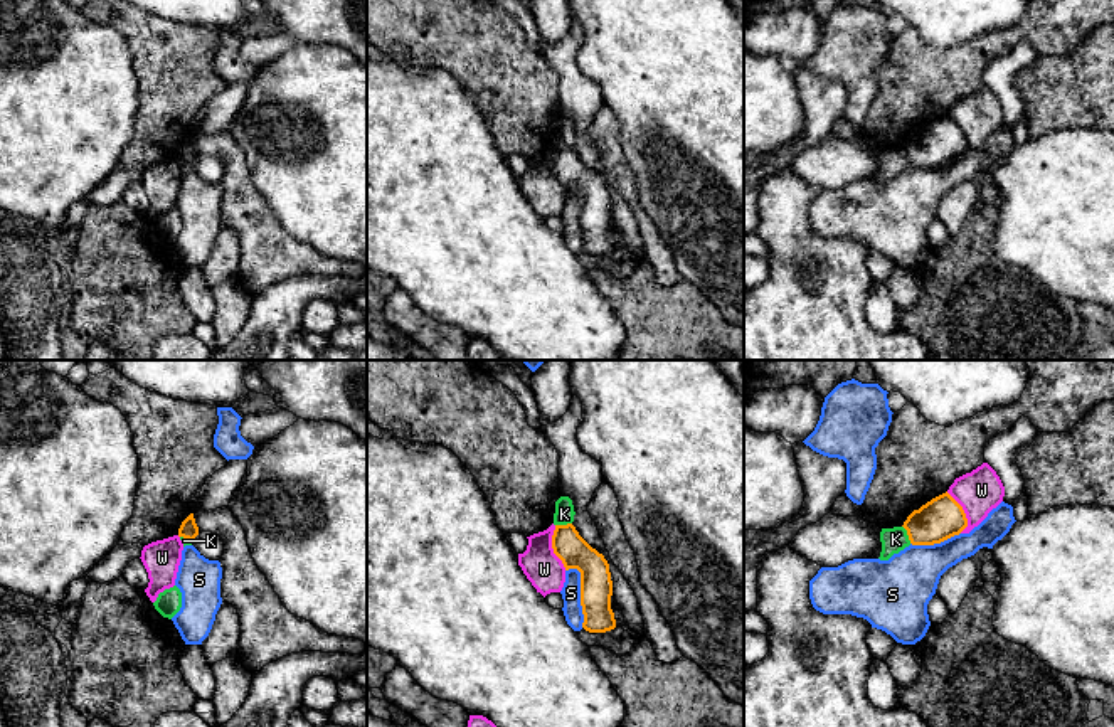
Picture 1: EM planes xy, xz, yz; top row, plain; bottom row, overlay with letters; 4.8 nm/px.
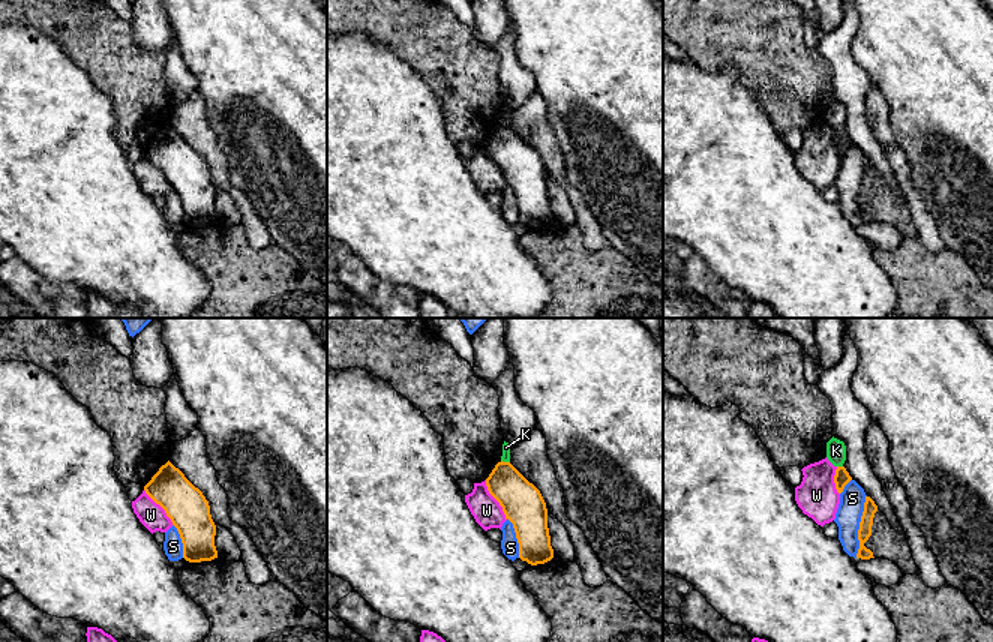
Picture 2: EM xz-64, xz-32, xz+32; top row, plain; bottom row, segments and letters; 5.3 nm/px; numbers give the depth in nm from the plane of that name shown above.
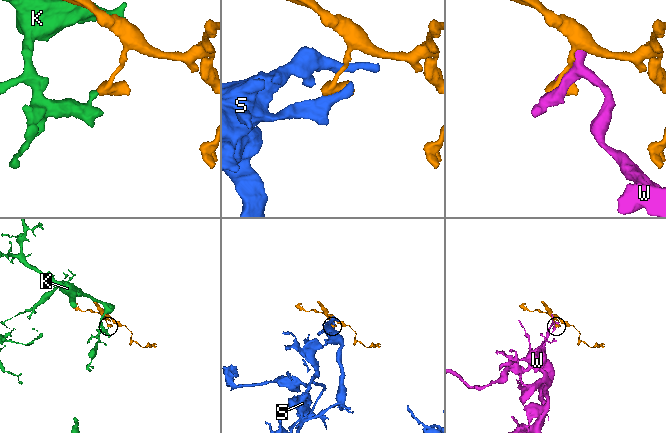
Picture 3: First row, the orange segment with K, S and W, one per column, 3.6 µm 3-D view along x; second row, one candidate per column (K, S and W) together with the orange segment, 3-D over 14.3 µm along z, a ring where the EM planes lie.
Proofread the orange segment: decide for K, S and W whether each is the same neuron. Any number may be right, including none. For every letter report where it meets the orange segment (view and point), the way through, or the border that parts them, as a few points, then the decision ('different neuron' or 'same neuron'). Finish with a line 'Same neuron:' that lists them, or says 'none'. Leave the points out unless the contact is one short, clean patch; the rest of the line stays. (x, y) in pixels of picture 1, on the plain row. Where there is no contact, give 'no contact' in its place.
K: contact yz (907, 157); border yz (902, 148), (911, 165); different neuron
S: contact xz (581, 217); border xz (569, 191), (579, 196), (583, 249); different neuron
W: contact xz (552, 170); different neuron
Same neuron: none

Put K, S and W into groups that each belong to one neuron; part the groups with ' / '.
K / S / W

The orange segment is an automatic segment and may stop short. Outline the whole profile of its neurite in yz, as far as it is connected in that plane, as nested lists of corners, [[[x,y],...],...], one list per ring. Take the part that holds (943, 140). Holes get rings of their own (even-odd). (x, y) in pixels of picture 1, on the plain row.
[[[946,114],[919,133],[914,133],[902,148],[912,168],[934,168],[968,150],[963,130]]]

